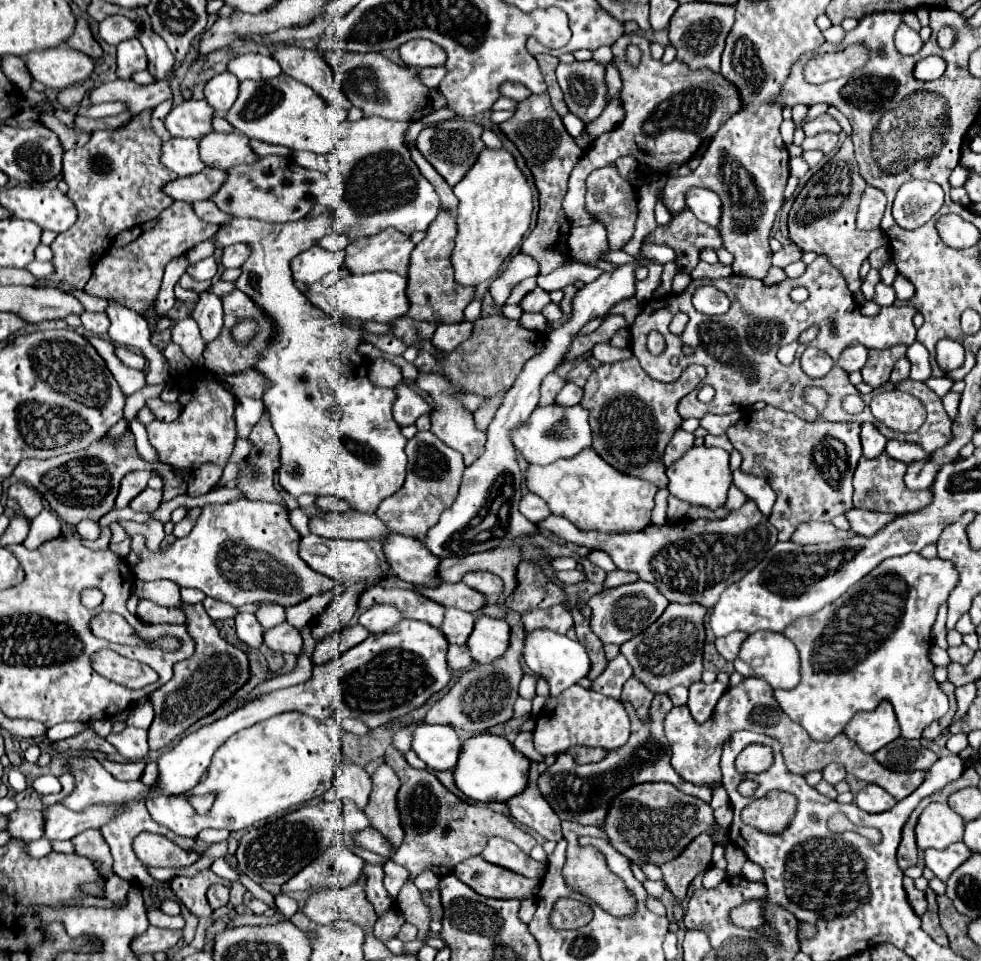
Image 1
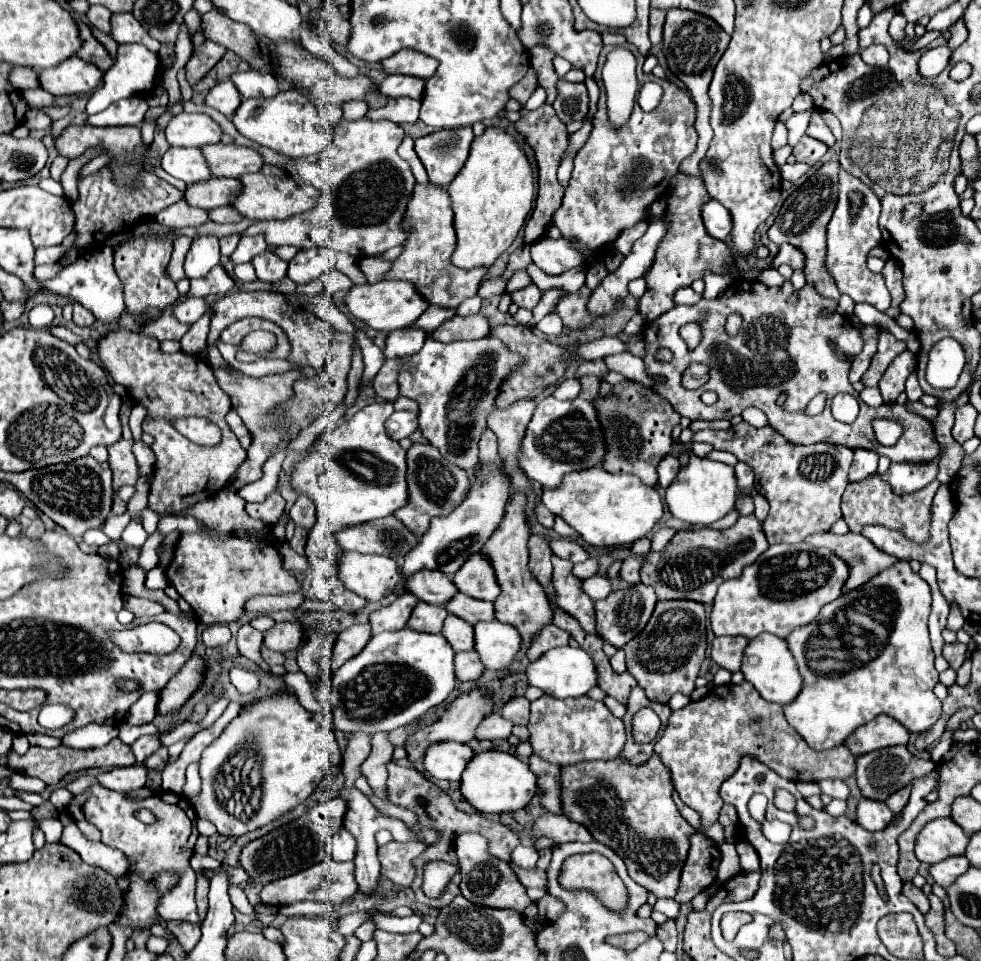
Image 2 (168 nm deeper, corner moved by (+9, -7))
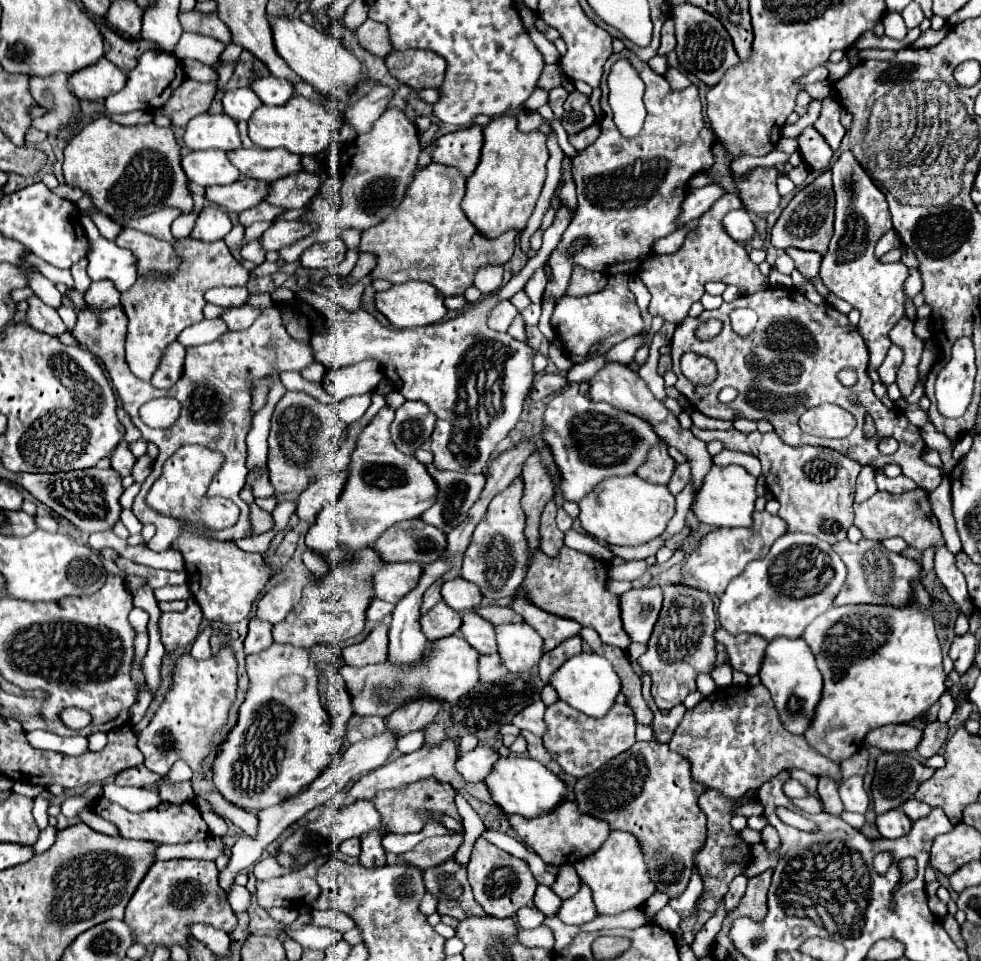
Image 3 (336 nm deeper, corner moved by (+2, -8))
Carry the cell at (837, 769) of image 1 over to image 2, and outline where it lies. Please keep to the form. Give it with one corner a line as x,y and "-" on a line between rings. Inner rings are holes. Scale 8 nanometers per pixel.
823,780
823,782
819,782
819,788
823,794
827,794
831,798
839,798
839,800
847,800
849,792
851,792
843,780

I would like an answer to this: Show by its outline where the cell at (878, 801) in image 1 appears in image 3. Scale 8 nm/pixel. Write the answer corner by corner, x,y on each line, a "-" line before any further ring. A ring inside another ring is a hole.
890,809
882,815
876,815
876,827
882,837
898,839
910,831
912,821
900,809

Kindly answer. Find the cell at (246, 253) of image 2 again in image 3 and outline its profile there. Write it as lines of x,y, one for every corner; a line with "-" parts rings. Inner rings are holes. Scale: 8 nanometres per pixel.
274,221
270,229
266,229
260,237
260,245
264,251
280,251
282,247
298,241
300,237
306,237
312,229
314,225
300,221

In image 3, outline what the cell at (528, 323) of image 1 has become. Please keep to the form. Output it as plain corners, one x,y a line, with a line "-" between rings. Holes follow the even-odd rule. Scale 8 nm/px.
530,305
520,315
522,315
522,319
524,319
526,325
536,325
538,317
540,317
540,305

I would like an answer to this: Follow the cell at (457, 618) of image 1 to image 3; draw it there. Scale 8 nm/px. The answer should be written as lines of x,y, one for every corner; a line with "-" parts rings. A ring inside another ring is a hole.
474,611
462,613
462,637
474,647
478,653
496,653
496,637
494,637
494,625
478,617

